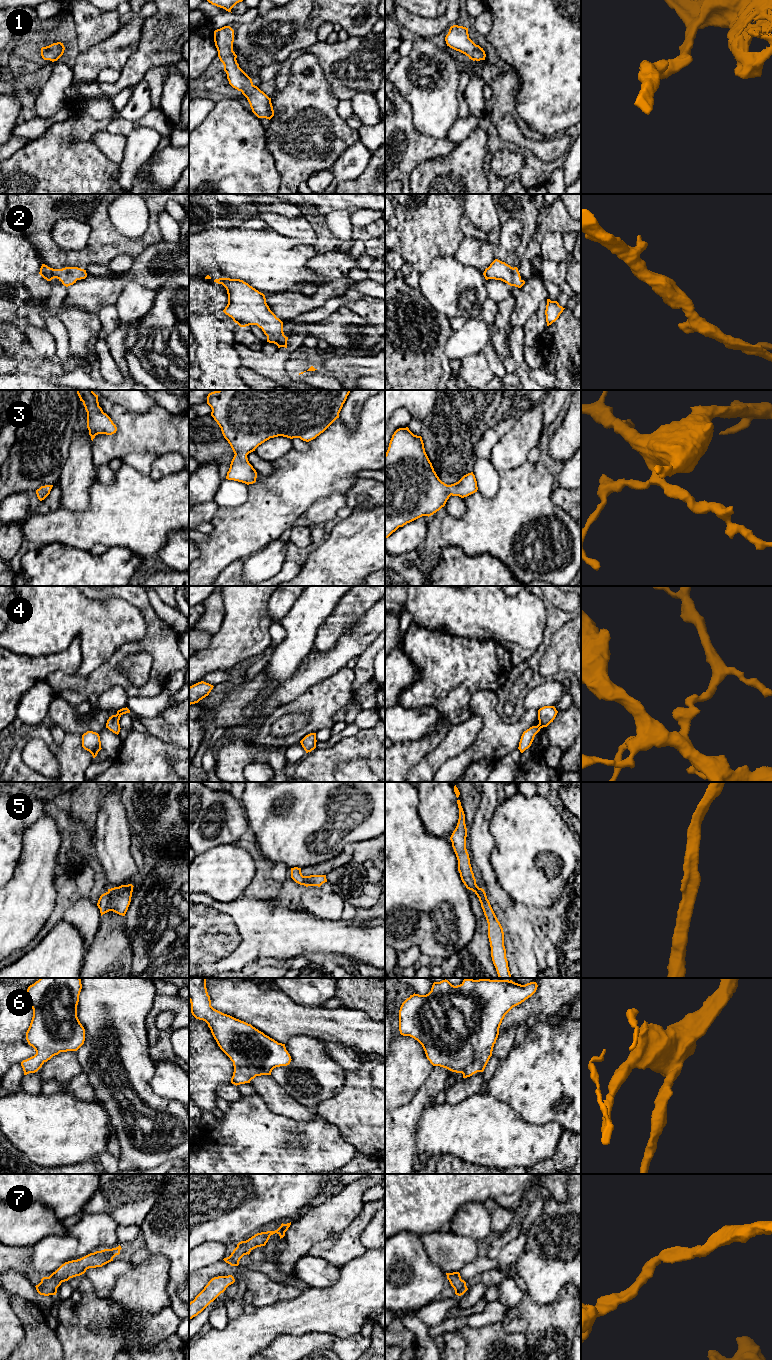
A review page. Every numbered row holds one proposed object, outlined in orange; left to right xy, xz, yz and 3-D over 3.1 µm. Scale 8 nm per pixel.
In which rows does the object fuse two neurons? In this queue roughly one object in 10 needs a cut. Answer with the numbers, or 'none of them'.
none of them

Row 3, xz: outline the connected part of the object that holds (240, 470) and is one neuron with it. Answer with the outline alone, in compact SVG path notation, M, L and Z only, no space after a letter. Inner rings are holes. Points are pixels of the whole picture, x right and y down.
M218 390L209 393L207 396L207 404L212 409L211 416L221 428L224 438L228 441L235 454L231 461L229 471L227 472L226 479L242 482L247 485L255 483L257 478L257 472L248 461L247 455L249 453L255 451L255 449L259 445L269 440L270 438L278 436L283 436L290 439L300 438L301 440L306 442L315 439L317 436L323 433L337 418L339 418L339 413L350 391L351 390Z

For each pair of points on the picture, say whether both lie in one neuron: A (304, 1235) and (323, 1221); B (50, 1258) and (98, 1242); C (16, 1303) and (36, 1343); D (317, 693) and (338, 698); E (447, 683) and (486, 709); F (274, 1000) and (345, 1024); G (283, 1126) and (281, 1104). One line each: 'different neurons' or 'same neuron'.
A: same neuron
B: same neuron
C: same neuron
D: same neuron
E: different neurons
F: same neuron
G: different neurons

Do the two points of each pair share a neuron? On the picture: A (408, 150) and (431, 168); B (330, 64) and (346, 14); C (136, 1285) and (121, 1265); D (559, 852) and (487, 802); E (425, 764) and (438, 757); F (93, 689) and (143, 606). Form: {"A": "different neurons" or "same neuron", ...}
{"A": "different neurons", "B": "different neurons", "C": "different neurons", "D": "different neurons", "E": "same neuron", "F": "same neuron"}

